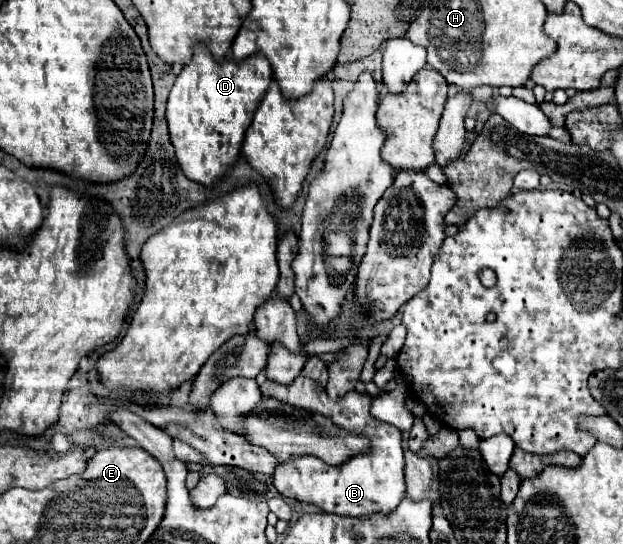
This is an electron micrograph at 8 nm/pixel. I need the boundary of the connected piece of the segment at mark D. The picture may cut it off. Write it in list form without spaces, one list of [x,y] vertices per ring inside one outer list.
[[[204,43],[194,45],[194,55],[178,73],[166,107],[170,139],[186,177],[202,185],[212,185],[230,169],[238,157],[252,111],[266,93],[270,79],[272,67],[262,53],[254,53],[242,61],[216,61]]]

